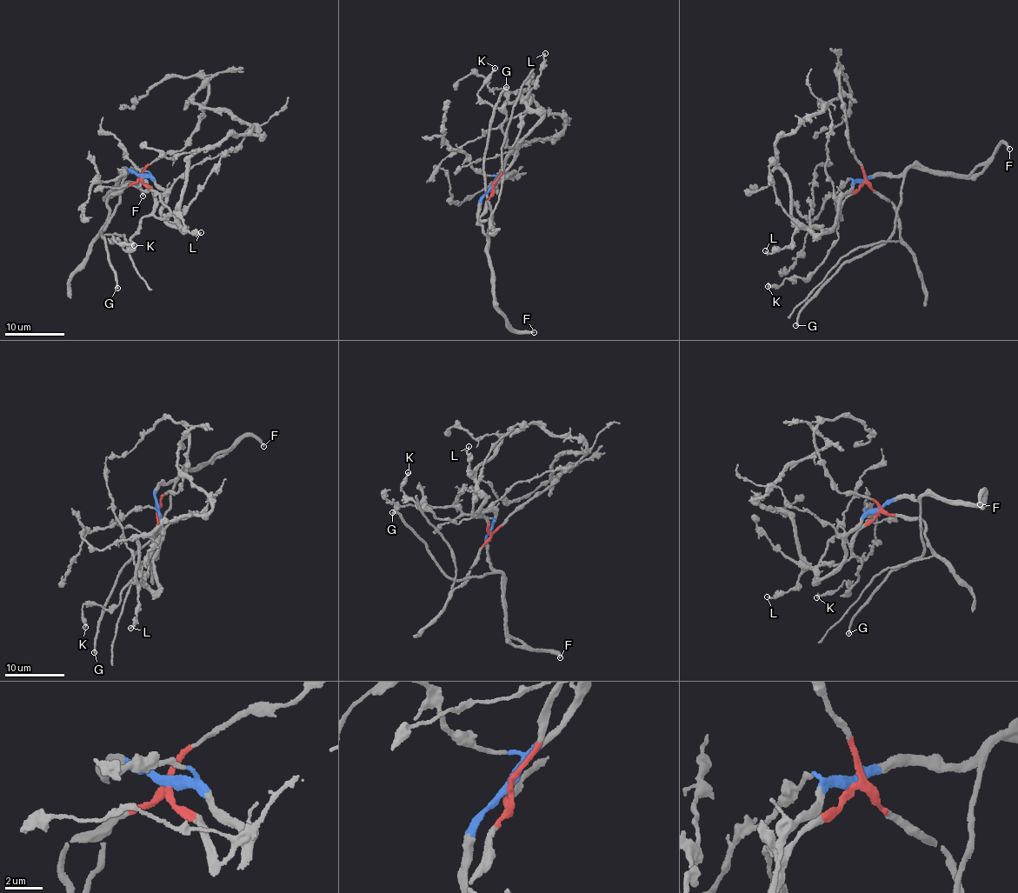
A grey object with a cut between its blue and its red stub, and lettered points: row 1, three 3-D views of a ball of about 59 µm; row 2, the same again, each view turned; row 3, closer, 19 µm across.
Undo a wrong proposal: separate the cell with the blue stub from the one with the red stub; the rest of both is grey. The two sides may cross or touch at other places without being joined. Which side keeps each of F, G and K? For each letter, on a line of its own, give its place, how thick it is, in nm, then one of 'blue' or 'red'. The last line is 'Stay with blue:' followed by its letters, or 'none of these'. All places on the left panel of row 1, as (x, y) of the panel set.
F: place (143, 196); calibre 240 nm; blue
G: place (117, 288); calibre 280 nm; blue
K: place (134, 245); calibre 240 nm; red
Stay with blue: F, G

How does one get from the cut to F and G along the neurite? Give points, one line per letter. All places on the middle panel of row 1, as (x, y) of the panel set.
F: (491, 188), (482, 198), (479, 211), (488, 241), (491, 294), (514, 329), (535, 332)
G: (491, 188), (482, 198), (479, 224), (487, 233), (495, 223), (486, 197), (482, 163), (506, 87)

